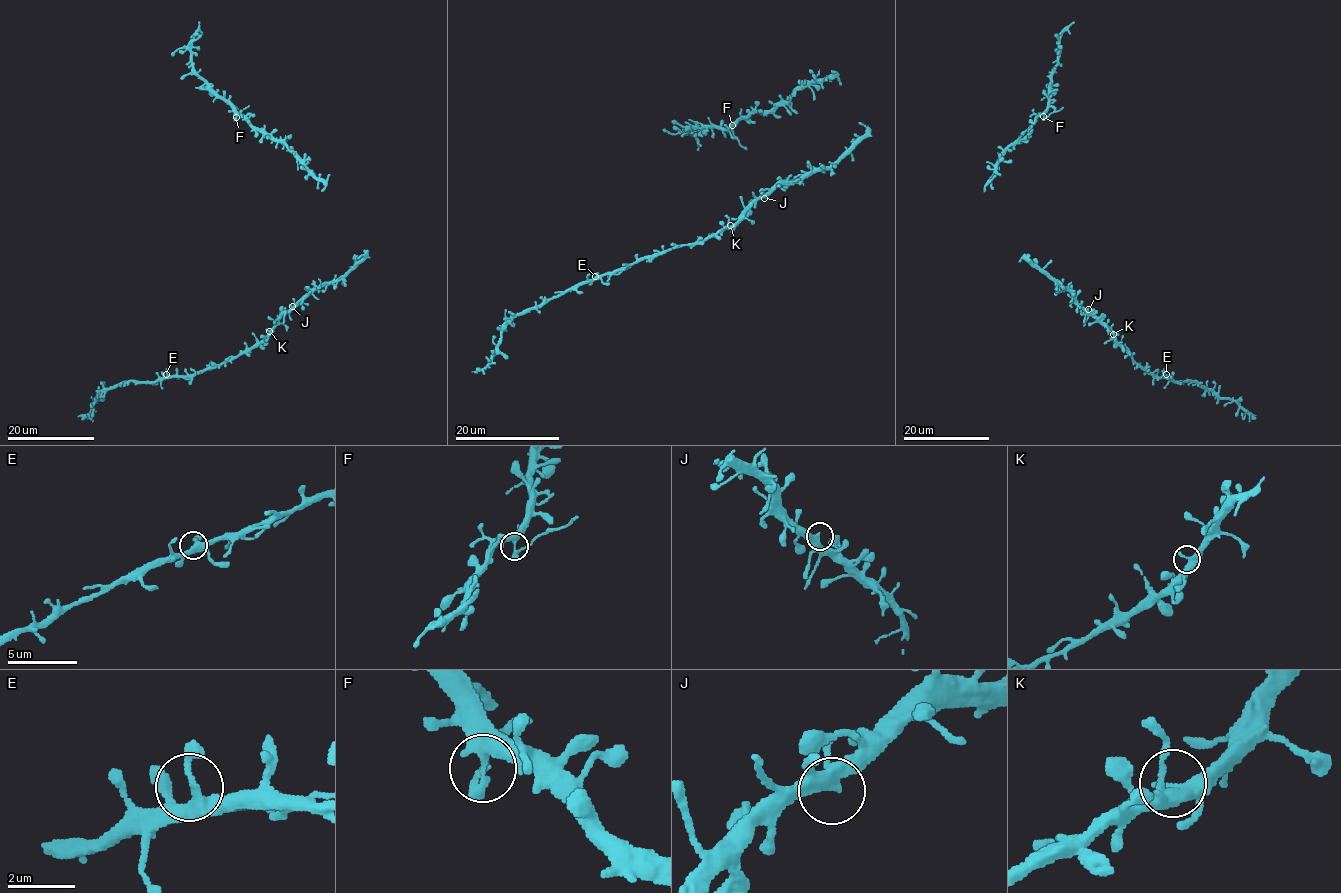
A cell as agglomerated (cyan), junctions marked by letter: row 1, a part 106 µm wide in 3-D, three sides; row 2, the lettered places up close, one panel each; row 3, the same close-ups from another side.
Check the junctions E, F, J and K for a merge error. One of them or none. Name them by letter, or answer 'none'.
F

